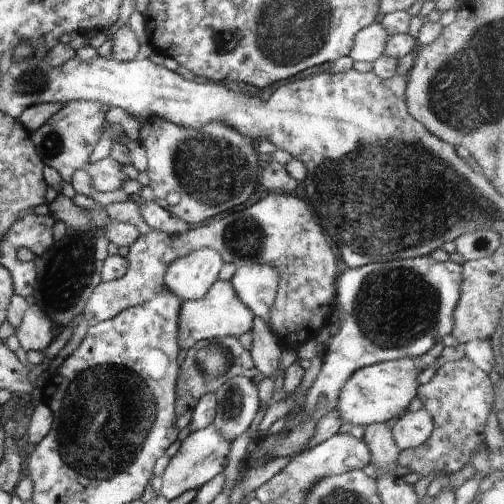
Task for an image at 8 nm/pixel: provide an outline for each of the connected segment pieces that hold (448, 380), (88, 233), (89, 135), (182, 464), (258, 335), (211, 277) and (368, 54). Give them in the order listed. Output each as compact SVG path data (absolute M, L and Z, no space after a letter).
M466 358L444 363L430 371L416 394L432 418L433 432L425 444L399 453L399 467L408 466L412 473L418 472L424 477L432 472L438 472L439 476L458 475L464 466L468 466L472 452L485 443L484 430L495 400L488 373Z
M60 192L48 205L50 215L55 221L64 222L66 230L61 240L55 241L44 254L34 258L36 283L33 296L44 316L63 328L84 311L90 294L101 282L102 268L111 244L106 238L104 226L110 222L110 218L106 208L82 208Z
M70 101L36 132L30 133L29 138L43 165L54 168L64 182L70 183L74 172L85 167L95 146L109 131L105 110L96 102Z
M214 424L204 426L204 428L200 428L200 430L192 430L182 442L180 450L170 458L168 466L164 468L160 494L168 501L173 501L188 490L200 489L206 482L212 480L214 476L223 473L229 464L228 455L230 448L230 440L226 440L226 438L216 430Z
M255 318L252 326L251 358L264 378L272 378L278 372L281 343L262 318Z
M198 248L174 260L164 274L164 282L183 302L203 298L223 268L222 256L210 248Z
M374 22L362 28L356 37L350 52L353 61L372 62L384 55L385 41L388 34L380 22Z

